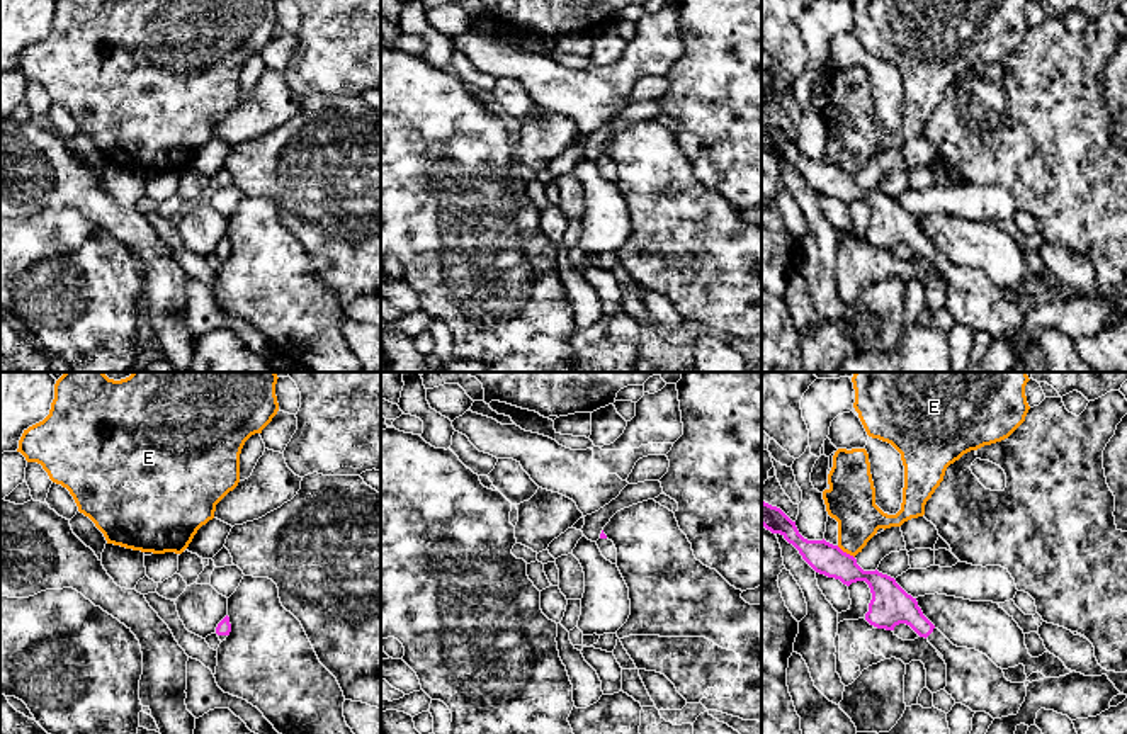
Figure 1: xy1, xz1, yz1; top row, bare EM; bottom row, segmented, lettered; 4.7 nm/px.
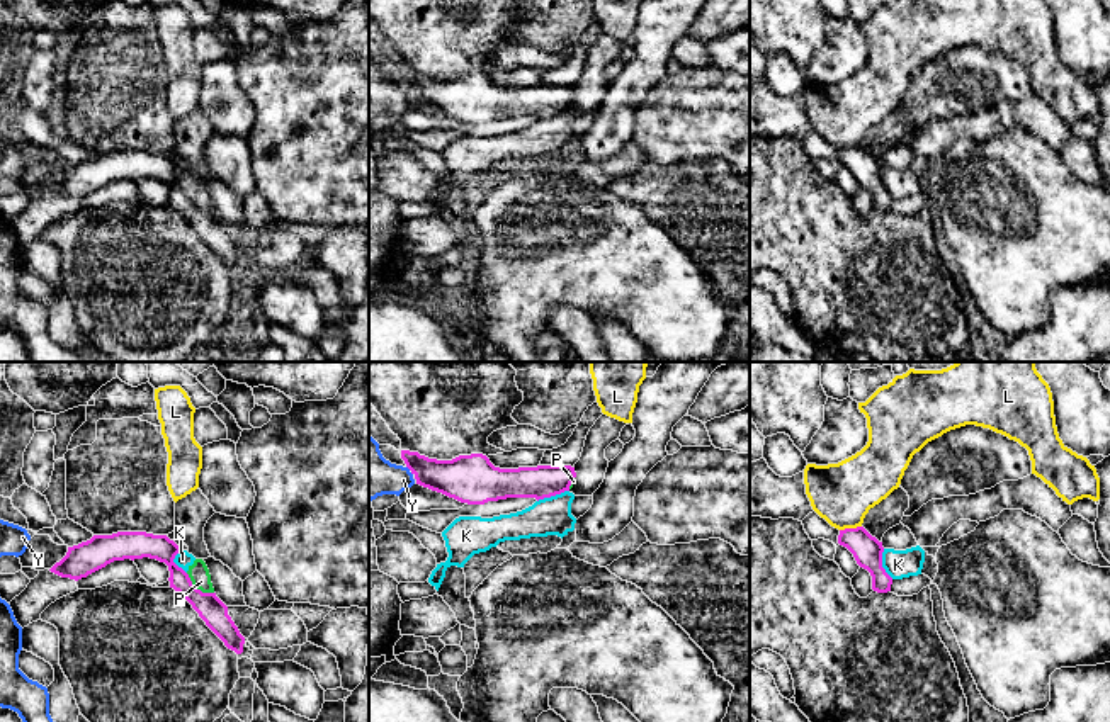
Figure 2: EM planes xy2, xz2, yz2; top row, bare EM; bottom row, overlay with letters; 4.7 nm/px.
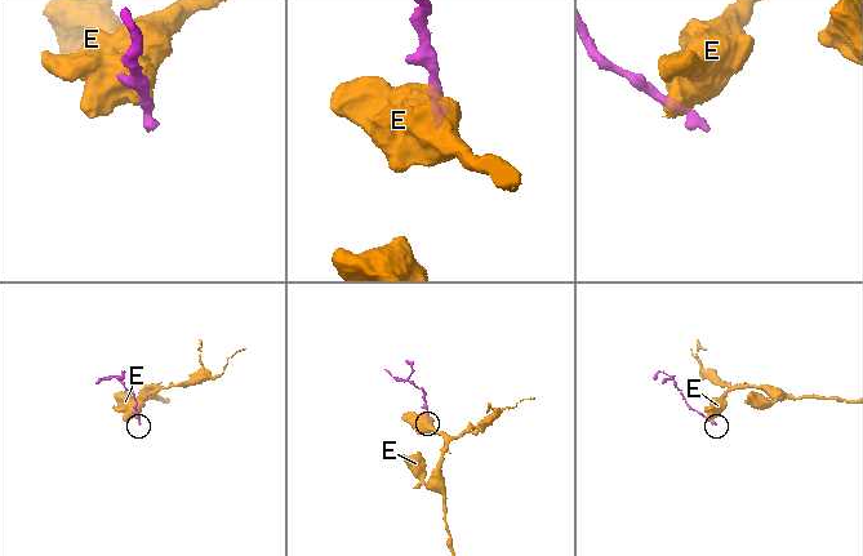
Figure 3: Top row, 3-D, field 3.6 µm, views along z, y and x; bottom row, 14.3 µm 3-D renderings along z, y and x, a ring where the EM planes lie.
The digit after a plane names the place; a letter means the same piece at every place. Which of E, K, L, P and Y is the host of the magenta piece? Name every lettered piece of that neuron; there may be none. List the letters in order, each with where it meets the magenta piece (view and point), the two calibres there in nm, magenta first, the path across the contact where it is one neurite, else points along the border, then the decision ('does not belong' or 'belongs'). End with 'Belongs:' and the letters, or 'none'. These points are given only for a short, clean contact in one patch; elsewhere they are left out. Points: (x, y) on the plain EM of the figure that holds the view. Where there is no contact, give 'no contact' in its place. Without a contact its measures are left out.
E: meets magenta in yz1 at (845, 172); 150 nm thick on the magenta side, 240 nm on the other; border along yz1 (837, 165), (854, 177); does not belong
K: meets magenta in xz2 at (553, 114); 160 nm thick on the magenta side, 180 nm on the other; border along xz2 (568, 109), (538, 121); does not belong
L: meets magenta in yz2 at (850, 148); 140 nm thick on the magenta side, 300 nm on the other; border along yz2 (860, 145), (840, 150); does not belong
P: meets magenta in xy2 at (196, 208); 120 nm thick on the magenta side, 100 nm on the other; border along xy2 (186, 192), (198, 208), (213, 213); does not belong
Y: meets magenta in xz2 at (408, 87); 190 nm thick on the magenta side, 220 nm on the other; border along xz2 (407, 85), (410, 89); does not belong
Belongs: none

